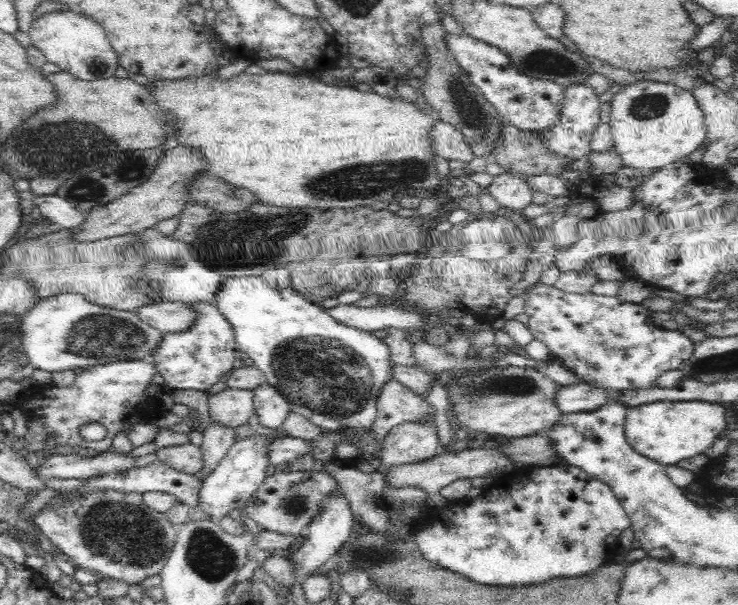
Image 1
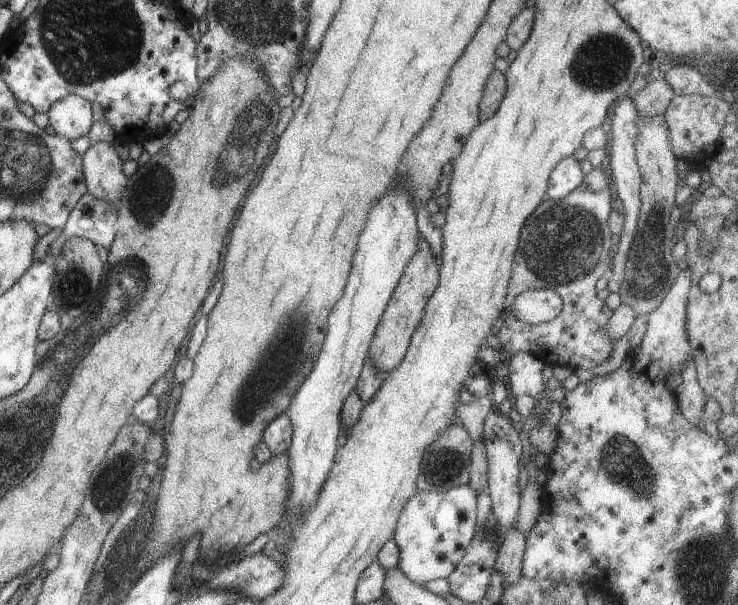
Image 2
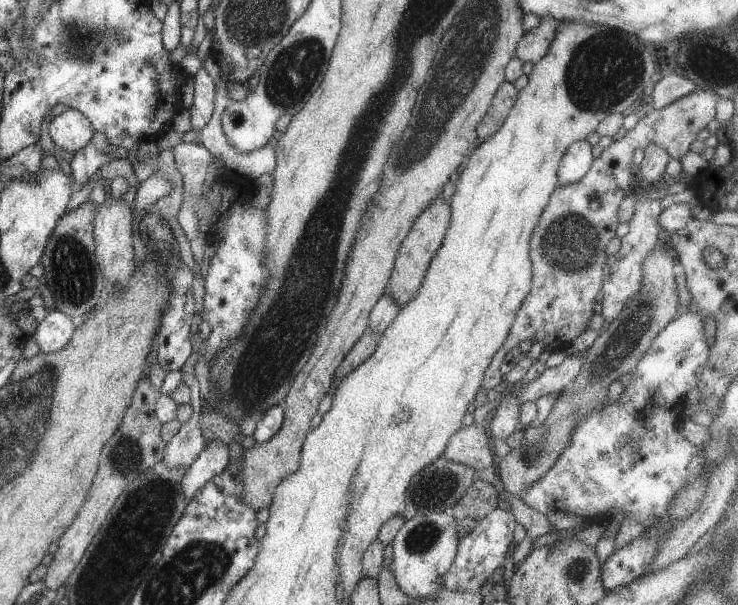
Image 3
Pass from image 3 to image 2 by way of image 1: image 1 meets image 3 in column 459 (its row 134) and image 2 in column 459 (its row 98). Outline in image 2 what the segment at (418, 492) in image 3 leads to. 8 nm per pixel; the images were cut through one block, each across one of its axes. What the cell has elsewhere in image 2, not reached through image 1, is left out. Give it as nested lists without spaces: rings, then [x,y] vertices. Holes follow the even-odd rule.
[[[450,425],[445,428],[439,438],[435,438],[422,453],[420,470],[415,484],[416,491],[445,492],[453,486],[465,484],[469,481],[470,453],[472,439],[462,425]]]

